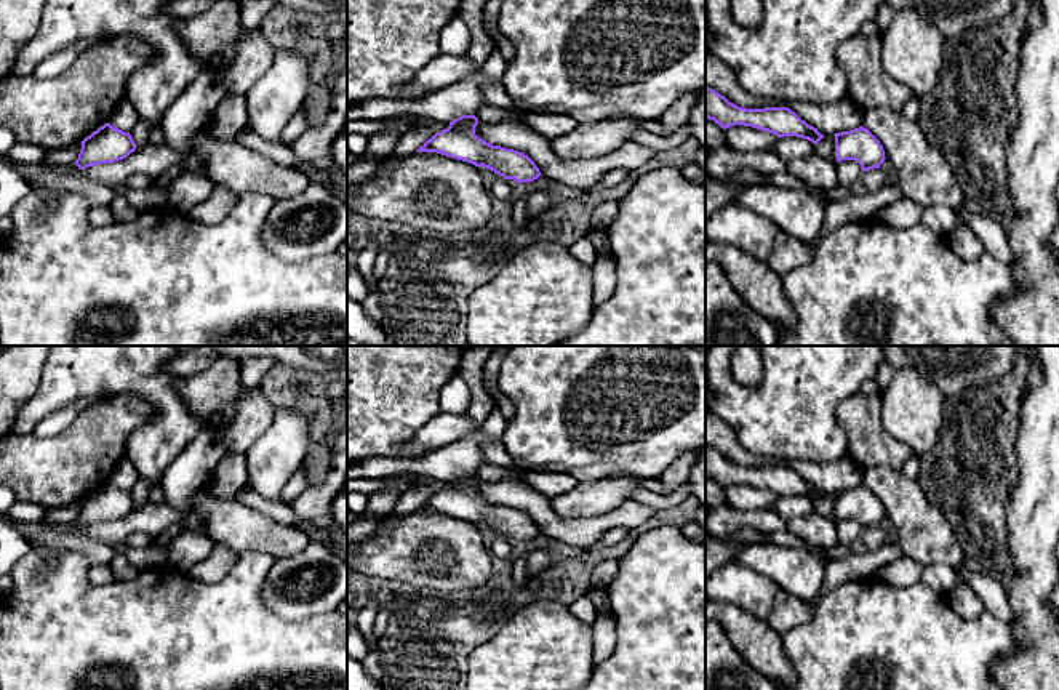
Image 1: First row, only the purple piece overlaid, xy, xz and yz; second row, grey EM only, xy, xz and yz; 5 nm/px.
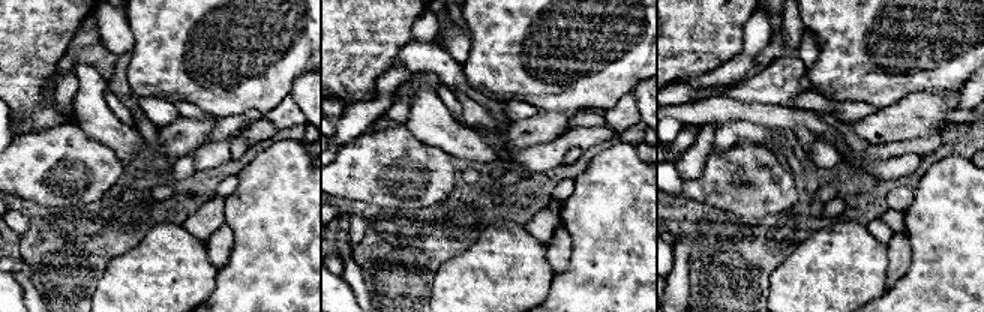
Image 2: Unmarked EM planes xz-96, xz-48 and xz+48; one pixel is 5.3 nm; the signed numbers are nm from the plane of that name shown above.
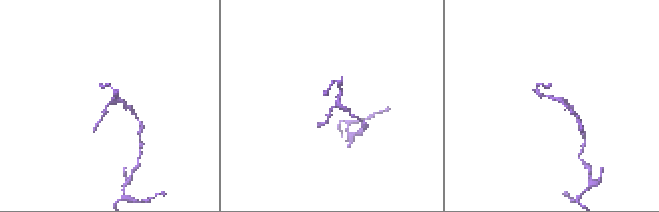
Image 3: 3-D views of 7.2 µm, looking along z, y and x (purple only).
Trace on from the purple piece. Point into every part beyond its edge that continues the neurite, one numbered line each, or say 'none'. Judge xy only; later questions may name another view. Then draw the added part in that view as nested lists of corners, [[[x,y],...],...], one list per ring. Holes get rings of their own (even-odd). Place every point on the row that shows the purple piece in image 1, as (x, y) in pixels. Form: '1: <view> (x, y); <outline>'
none

